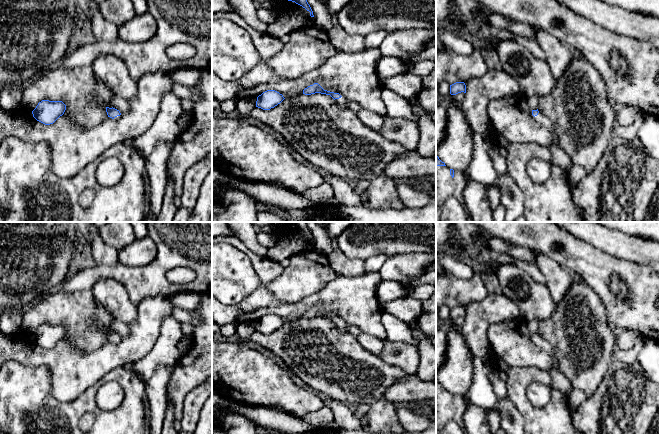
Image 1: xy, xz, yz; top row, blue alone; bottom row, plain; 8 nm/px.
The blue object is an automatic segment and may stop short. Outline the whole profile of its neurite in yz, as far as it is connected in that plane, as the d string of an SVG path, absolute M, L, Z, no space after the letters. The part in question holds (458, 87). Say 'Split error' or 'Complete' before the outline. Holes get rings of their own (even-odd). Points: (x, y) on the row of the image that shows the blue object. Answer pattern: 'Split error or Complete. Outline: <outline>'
Complete. Outline: M456 82L452 85L450 85L450 94L451 95L456 95L461 92L466 93L466 85L464 82Z

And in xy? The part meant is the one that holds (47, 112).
Complete. Outline: M42 100L32 111L32 114L37 121L50 125L62 116L65 110L66 105L62 101Z

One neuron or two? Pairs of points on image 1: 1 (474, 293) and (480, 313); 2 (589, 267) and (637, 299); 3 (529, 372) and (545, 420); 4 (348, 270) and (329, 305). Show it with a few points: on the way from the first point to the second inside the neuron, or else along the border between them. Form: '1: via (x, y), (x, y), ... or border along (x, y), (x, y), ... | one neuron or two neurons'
1: border along (488, 293), (483, 299), (470, 302), (464, 306) | two neurons
2: via (603, 271), (620, 272), (627, 279), (629, 285) | one neuron
3: via (521, 385), (521, 401), (532, 412) | one neuron
4: border along (364, 271), (358, 275), (337, 275) | two neurons

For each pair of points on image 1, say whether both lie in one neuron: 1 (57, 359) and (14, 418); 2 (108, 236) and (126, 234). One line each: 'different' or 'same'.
1: different
2: same

